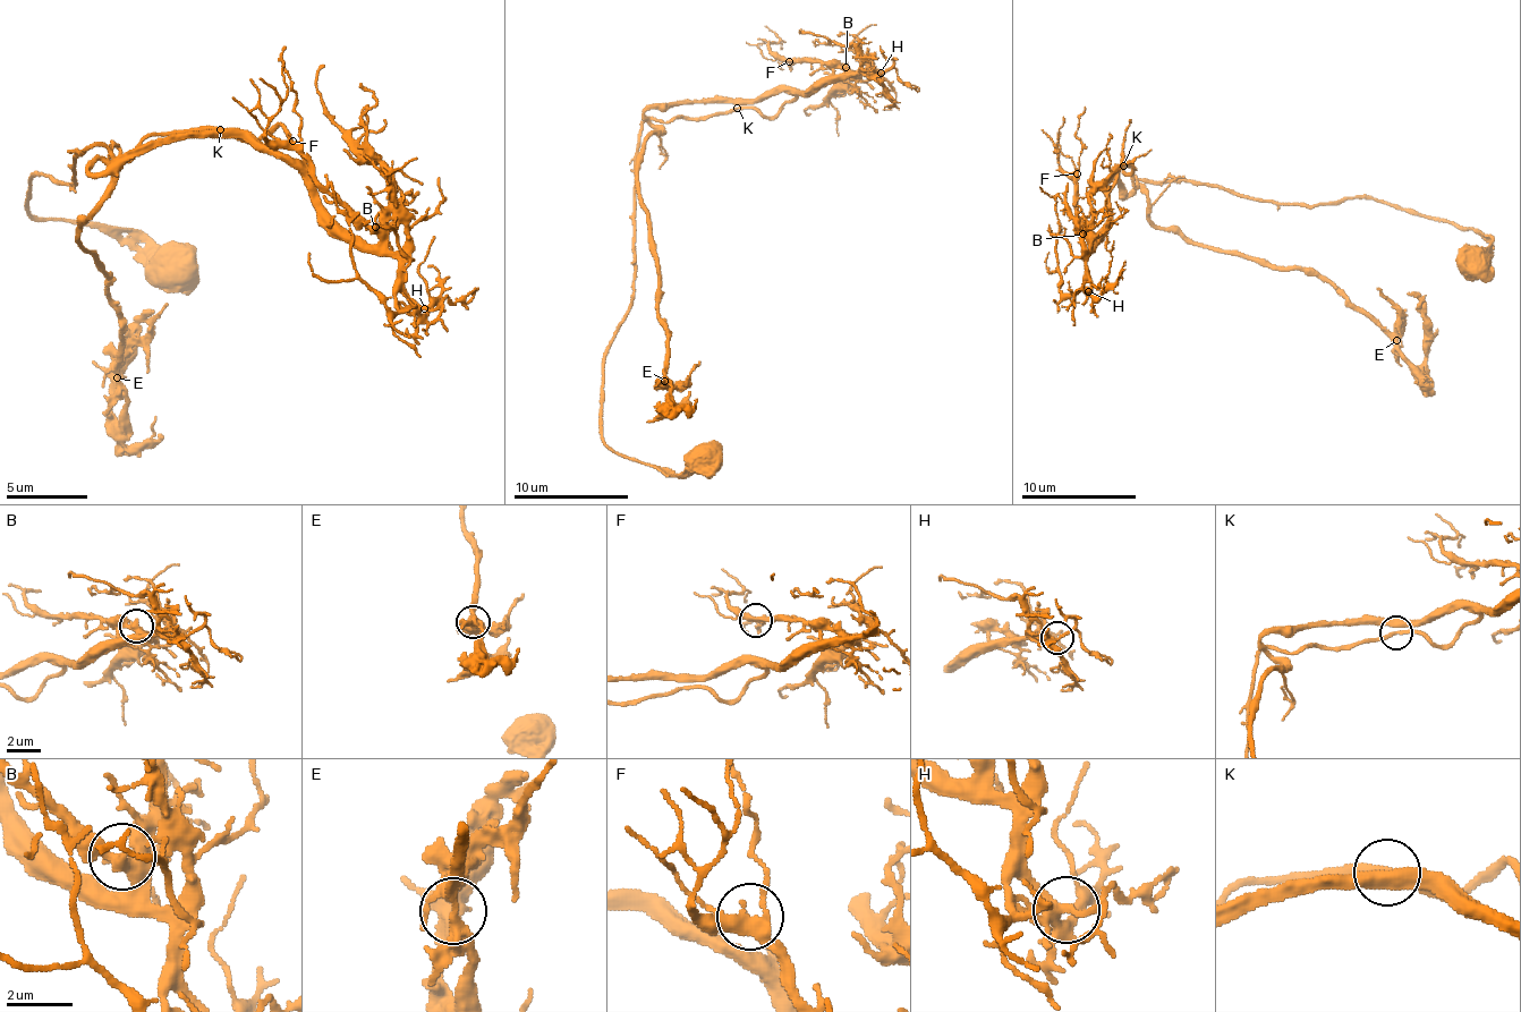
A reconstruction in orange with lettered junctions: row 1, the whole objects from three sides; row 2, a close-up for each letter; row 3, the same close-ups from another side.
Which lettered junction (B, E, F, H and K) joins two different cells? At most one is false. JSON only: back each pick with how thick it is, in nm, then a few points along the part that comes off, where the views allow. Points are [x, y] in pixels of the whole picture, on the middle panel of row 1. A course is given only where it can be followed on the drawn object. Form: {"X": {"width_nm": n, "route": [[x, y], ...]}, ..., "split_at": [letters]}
{"split_at": []}

